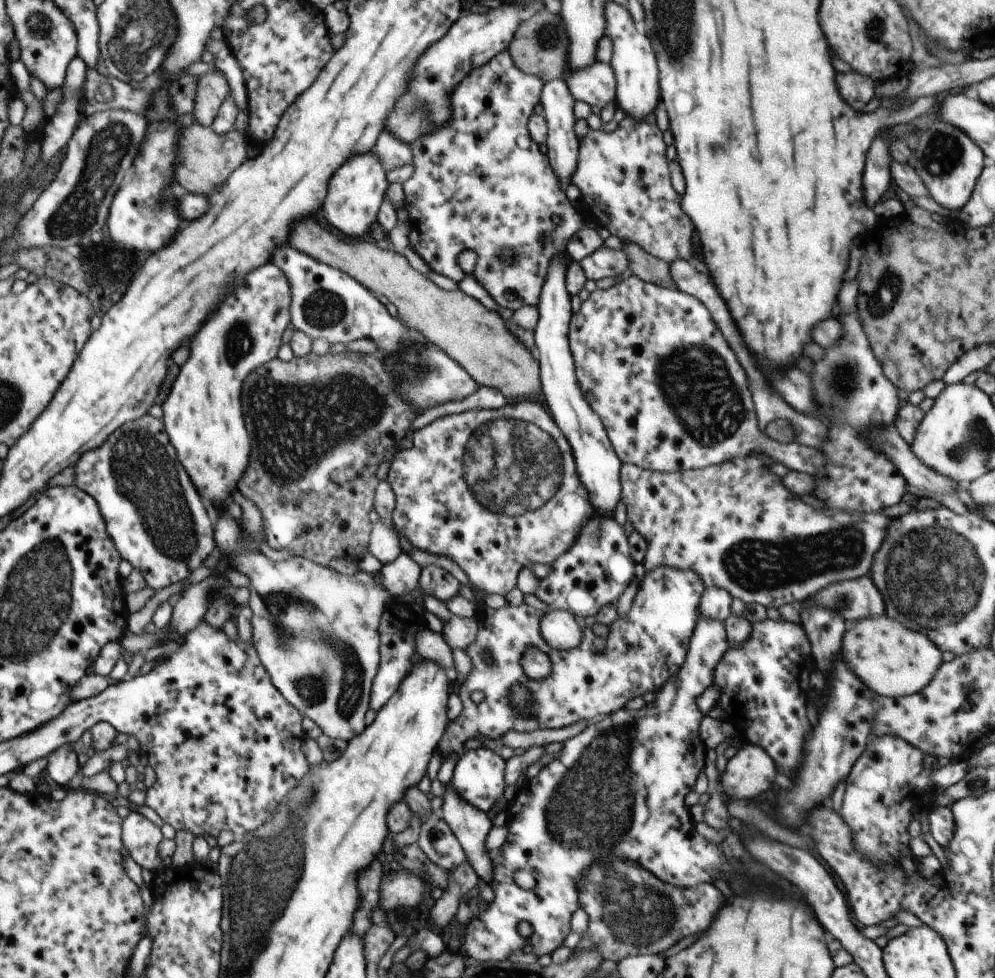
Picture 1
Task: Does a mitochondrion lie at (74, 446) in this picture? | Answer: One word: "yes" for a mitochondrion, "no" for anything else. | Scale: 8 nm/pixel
no

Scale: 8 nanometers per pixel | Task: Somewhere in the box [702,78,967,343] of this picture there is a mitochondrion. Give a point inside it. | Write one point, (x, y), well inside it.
(881, 301)

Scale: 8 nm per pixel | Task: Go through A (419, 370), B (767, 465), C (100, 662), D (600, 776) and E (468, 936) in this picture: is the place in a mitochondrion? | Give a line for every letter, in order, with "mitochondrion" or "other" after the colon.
A: mitochondrion
B: other
C: other
D: mitochondrion
E: other

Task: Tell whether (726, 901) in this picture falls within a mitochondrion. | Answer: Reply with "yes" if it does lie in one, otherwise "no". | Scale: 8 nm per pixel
no

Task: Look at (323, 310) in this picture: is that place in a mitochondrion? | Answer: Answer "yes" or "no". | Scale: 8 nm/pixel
yes

